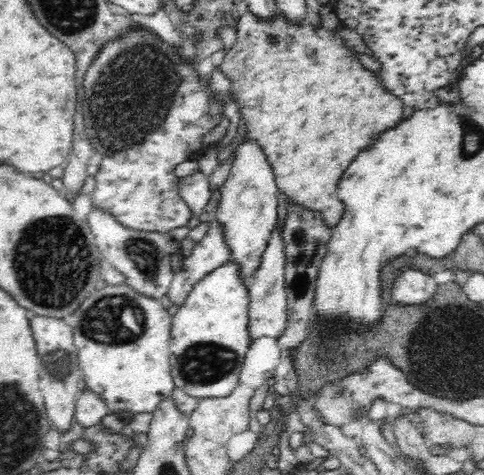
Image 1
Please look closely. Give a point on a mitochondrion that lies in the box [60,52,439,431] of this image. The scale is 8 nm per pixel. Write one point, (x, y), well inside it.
(116, 319)

